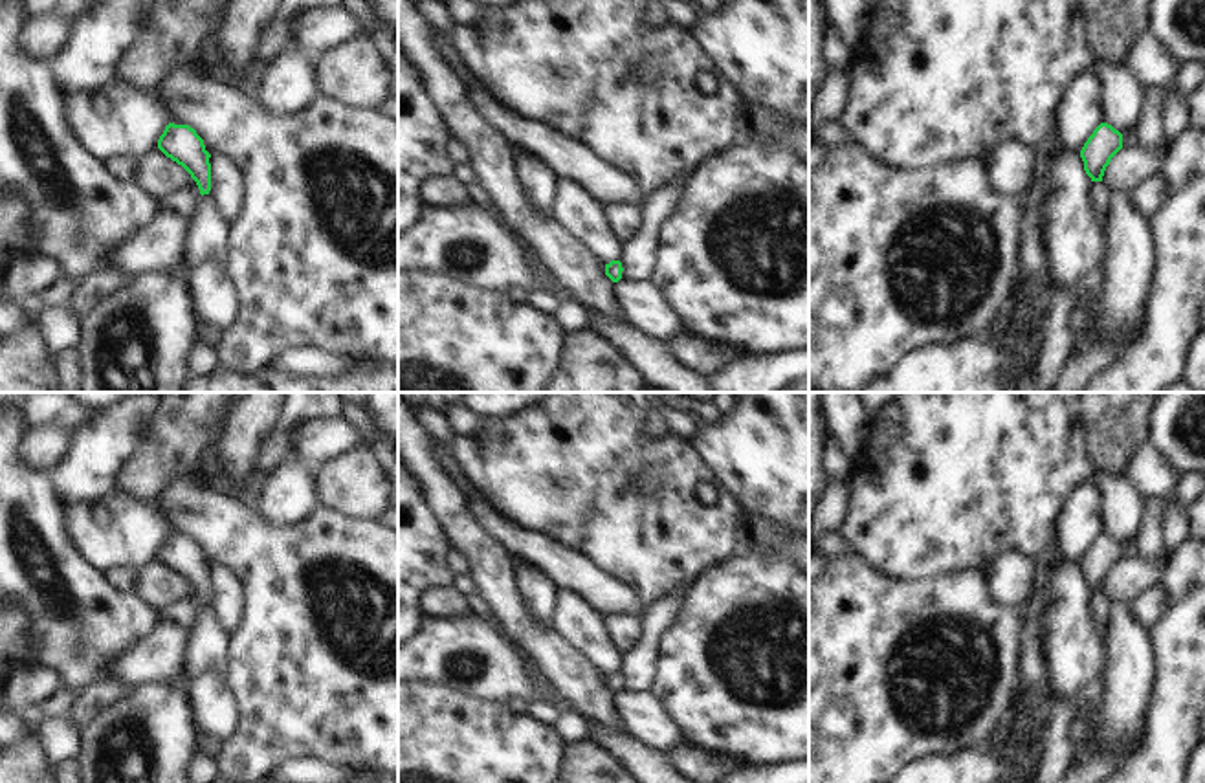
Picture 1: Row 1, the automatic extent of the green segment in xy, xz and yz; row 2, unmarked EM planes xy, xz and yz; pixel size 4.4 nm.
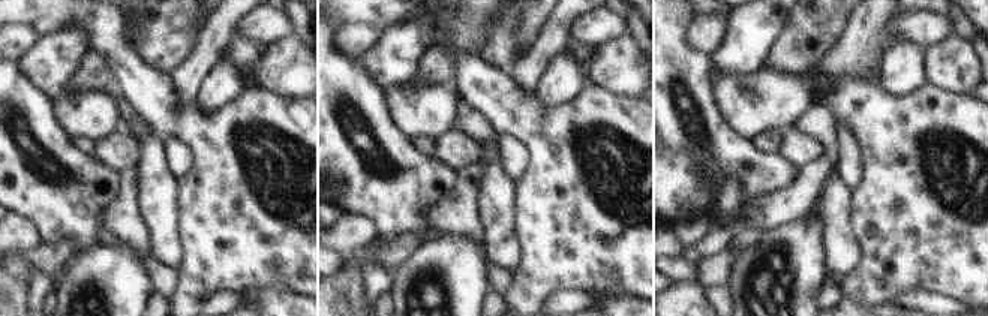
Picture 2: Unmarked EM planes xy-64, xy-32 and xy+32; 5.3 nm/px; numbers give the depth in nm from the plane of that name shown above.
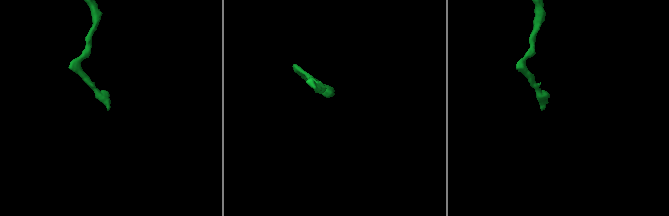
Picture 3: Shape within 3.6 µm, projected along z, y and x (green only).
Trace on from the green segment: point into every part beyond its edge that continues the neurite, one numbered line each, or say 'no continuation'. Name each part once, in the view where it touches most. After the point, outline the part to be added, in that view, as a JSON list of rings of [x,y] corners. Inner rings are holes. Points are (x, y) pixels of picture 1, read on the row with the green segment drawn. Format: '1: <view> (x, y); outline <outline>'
1: xy (158, 246); outline [[[193,180],[158,200],[154,218],[117,248],[117,270],[130,277],[143,273],[185,273],[185,233],[193,218],[200,189]]]

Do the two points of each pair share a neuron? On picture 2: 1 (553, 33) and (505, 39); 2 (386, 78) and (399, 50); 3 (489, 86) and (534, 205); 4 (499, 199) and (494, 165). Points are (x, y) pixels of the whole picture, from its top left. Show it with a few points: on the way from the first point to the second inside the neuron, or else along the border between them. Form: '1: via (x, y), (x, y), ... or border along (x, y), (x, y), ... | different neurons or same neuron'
1: border along (520, 56), (508, 74) | different neurons
2: via (389, 71), (395, 57) | same neuron
3: via (519, 116), (538, 135), (538, 175) | same neuron
4: via (495, 190), (494, 174) | same neuron

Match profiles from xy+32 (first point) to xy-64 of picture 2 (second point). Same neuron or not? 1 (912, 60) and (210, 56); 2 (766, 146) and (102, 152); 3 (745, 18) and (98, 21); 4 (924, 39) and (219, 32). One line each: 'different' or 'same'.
1: different
2: different
3: different
4: different

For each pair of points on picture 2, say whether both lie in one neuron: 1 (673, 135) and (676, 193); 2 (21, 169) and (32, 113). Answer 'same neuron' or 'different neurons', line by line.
1: different neurons
2: same neuron

